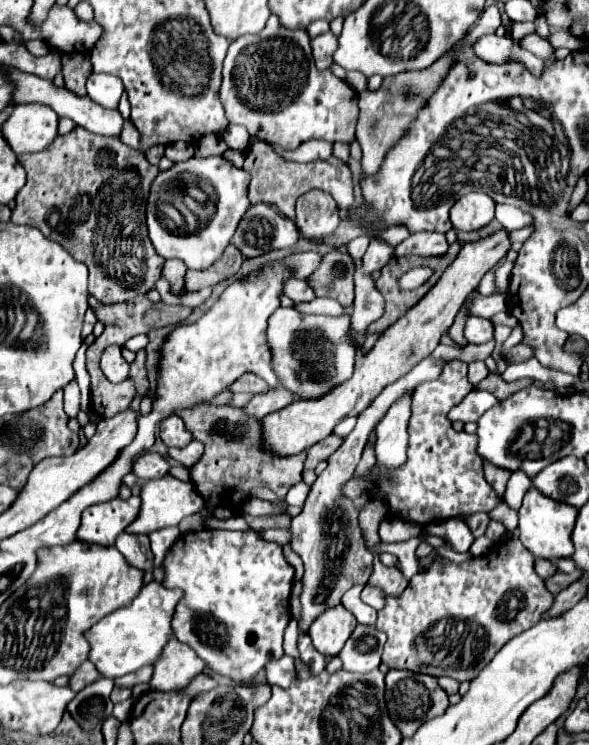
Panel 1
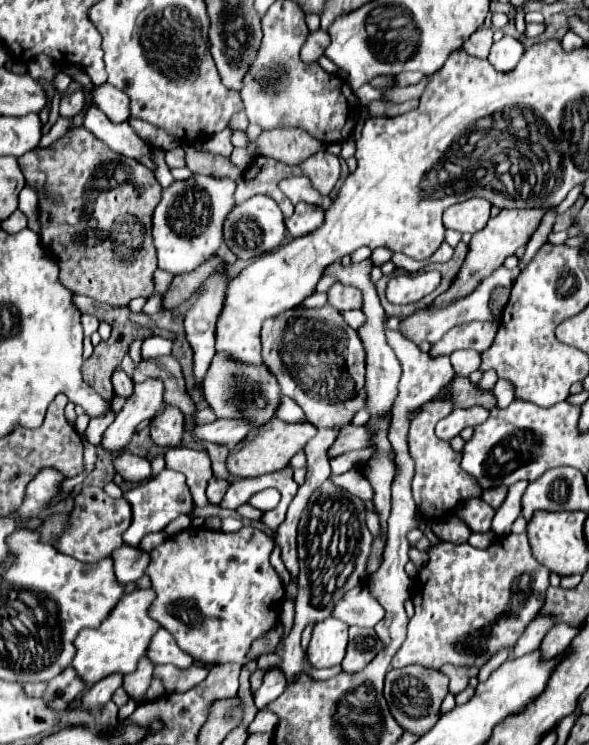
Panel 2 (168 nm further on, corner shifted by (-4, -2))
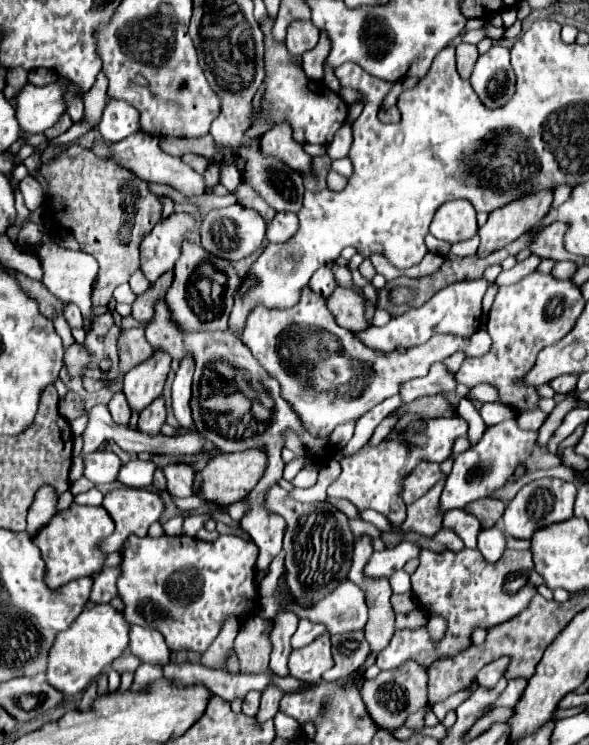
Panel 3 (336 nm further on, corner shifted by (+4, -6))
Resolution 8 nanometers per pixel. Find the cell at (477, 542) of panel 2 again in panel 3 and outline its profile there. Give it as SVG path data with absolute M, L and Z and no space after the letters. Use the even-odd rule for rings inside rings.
M498 526L484 528L478 532L478 550L484 554L488 562L496 562L504 552L504 548L506 548L504 532Z

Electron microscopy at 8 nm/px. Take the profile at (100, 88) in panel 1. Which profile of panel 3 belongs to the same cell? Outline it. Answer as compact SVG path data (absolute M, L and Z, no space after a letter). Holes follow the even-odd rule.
M108 100L98 130L106 142L118 142L128 134L138 132L140 124L136 108L124 100Z

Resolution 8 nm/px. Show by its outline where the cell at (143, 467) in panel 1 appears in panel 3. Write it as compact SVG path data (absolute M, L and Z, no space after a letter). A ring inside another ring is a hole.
M96 450L84 458L84 476L94 484L116 482L122 460L110 450Z

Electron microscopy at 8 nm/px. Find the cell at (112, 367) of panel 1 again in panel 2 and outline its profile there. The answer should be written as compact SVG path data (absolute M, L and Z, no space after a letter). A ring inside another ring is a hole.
M116 370L112 376L112 386L114 386L114 394L122 396L122 398L130 398L132 396L132 386L134 382L130 380L128 374L124 374L122 370Z

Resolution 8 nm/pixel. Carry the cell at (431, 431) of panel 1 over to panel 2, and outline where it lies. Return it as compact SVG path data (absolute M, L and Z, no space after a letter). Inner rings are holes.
M442 396L440 400L432 400L424 404L424 410L410 422L410 430L408 430L408 450L416 464L412 478L412 496L424 520L444 518L446 512L452 512L460 502L482 494L476 480L460 468L462 454L454 452L450 448L450 442L444 442L434 434L434 426L438 424L438 420L442 420L450 412L452 412L452 402L446 396Z

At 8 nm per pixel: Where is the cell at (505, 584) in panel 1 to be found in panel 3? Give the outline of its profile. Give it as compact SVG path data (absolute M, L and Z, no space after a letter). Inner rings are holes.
M464 548L460 552L432 552L420 550L420 566L412 574L412 592L416 594L422 610L436 614L446 620L446 632L440 640L434 640L428 628L416 630L396 630L392 642L378 654L376 666L380 670L392 670L402 662L414 660L428 668L440 658L452 658L472 646L472 632L476 628L490 630L500 622L506 622L520 614L536 588L542 584L540 574L532 566L530 550L510 550L506 548L498 562L488 562L480 550Z

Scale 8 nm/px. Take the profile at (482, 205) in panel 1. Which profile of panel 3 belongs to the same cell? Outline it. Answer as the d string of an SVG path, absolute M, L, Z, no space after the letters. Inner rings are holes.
M456 200L442 204L434 214L434 220L430 224L430 234L446 242L458 242L476 236L478 222L472 202Z

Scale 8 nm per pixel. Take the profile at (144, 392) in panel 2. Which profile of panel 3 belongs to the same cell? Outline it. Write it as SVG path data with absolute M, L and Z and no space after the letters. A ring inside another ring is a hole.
M154 352L148 362L138 364L124 376L124 394L132 412L142 412L158 396L162 396L170 362L172 358L166 352Z

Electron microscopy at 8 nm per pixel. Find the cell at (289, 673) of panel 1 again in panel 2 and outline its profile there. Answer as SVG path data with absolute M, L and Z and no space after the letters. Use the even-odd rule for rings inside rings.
M272 668L264 674L264 682L262 686L254 692L254 704L258 710L264 710L272 700L276 700L282 692L284 692L286 684L284 684L284 676L280 674L280 670Z

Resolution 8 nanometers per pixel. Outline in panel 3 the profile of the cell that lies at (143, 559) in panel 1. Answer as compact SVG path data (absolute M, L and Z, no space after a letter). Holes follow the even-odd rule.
M108 566L100 574L96 574L94 576L94 586L92 586L90 600L92 602L98 602L98 604L110 602L118 594L116 582L118 582L120 574L122 574L122 568L120 566Z

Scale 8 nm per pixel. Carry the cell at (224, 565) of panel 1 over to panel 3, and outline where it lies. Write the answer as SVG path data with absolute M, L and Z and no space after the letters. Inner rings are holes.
M226 534L216 542L202 542L192 536L160 536L138 538L132 536L124 544L122 576L118 582L118 594L124 600L124 616L130 624L158 630L170 650L194 650L204 654L220 634L224 622L232 616L236 620L252 618L260 610L260 594L256 584L256 560L258 546L242 536Z

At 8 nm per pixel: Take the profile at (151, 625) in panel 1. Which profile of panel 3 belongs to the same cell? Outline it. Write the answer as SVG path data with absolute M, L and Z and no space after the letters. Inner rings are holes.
M112 604L86 608L68 630L58 634L48 662L48 682L56 686L56 690L60 690L62 694L78 694L86 690L104 672L106 666L122 656L128 644L130 624L126 622L122 612L118 612Z

